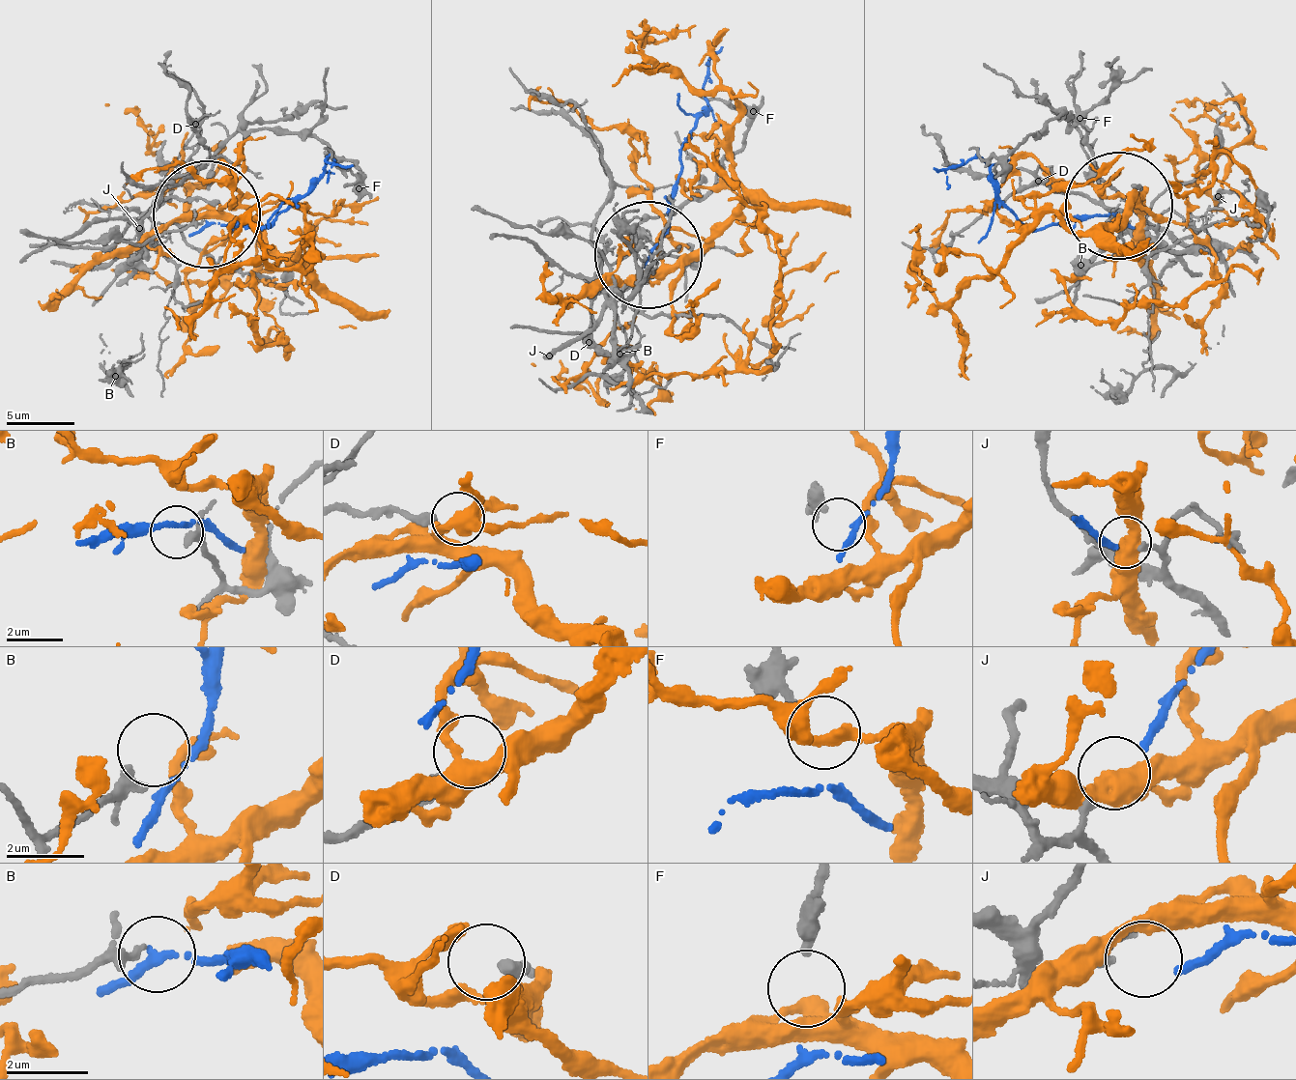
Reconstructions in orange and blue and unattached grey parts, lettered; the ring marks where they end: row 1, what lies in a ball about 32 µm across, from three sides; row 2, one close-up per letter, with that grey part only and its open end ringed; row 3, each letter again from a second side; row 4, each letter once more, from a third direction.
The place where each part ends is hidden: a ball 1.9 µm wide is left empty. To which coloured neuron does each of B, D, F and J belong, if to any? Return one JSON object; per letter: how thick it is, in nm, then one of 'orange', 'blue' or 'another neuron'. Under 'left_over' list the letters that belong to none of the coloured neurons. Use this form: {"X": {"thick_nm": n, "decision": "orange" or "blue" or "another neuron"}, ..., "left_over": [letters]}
{"B": {"thick_nm": 220, "decision": "another neuron"}, "D": {"thick_nm": 360, "decision": "another neuron"}, "F": {"thick_nm": 340, "decision": "orange"}, "J": {"thick_nm": 130, "decision": "blue"}, "left_over": ["B", "D"]}

